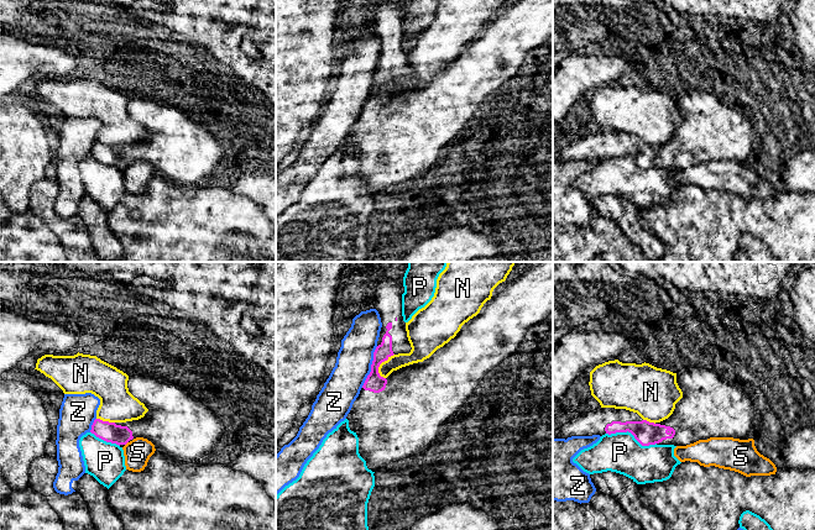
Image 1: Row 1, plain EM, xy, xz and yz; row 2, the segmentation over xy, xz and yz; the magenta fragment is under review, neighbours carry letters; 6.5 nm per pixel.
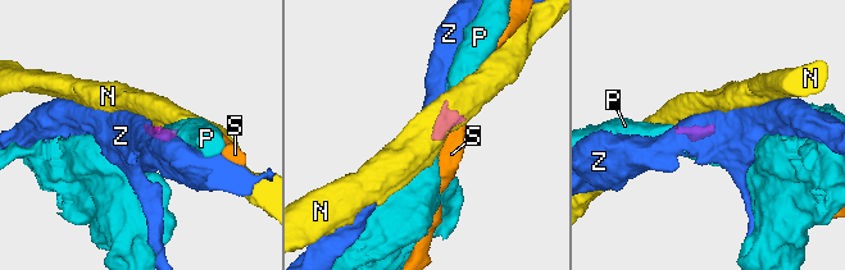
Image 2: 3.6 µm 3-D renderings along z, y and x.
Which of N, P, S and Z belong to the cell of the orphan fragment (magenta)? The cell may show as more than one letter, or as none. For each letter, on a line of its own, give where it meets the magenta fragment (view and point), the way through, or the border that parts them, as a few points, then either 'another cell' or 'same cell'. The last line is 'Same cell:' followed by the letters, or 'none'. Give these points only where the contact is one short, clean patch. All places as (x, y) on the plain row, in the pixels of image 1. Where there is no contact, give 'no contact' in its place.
N: xz (380, 87) | another cell
P: yz (631, 156) | another cell
S: xy (126, 166) | along xy (128, 164), (125, 168) | another cell
Z: xz (371, 90) | along xz (377, 69), (374, 75), (371, 94), (361, 110) | another cell
Same cell: none

